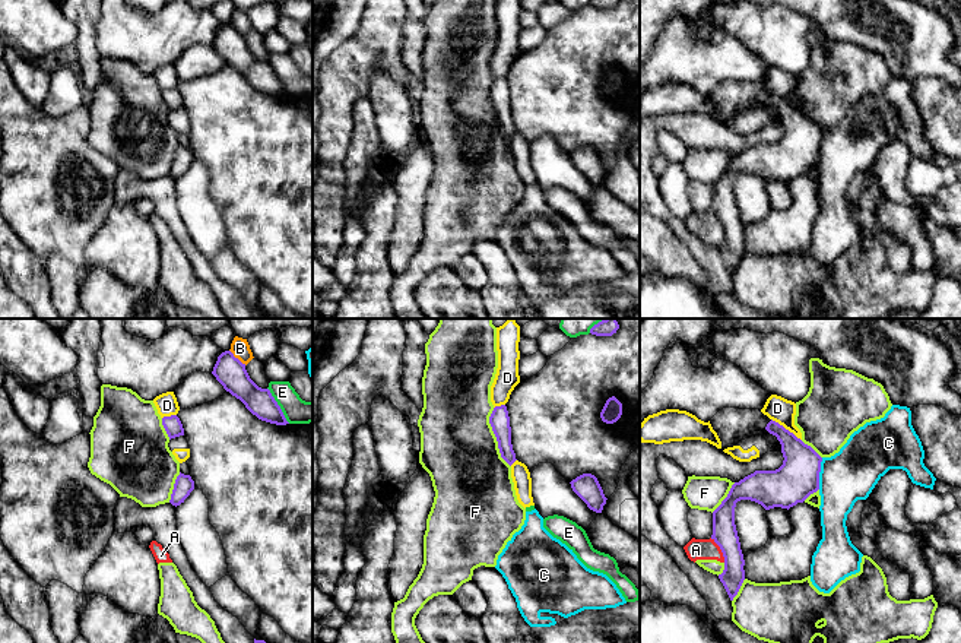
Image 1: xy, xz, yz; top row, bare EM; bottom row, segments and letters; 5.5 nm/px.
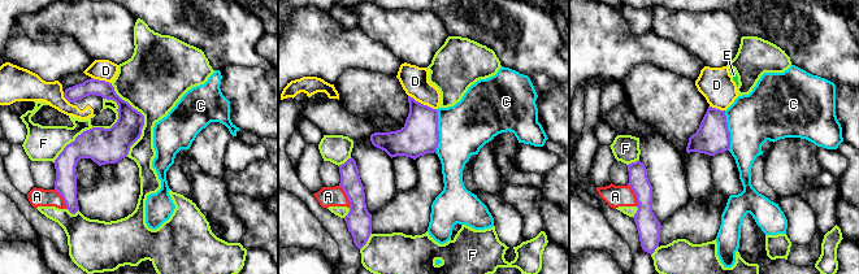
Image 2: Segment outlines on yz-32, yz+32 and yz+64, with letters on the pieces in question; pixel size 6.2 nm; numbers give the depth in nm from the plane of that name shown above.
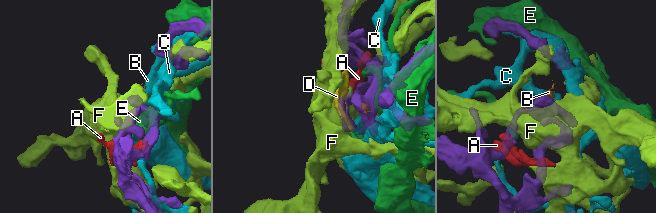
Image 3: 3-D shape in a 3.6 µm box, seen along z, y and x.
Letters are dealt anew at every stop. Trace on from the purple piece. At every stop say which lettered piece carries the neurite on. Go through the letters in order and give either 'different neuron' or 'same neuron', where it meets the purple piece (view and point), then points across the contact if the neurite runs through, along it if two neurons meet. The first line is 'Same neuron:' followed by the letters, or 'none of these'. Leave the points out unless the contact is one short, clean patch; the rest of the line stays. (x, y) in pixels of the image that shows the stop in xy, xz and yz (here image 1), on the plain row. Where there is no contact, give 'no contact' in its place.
Same neuron: none of these
A: different neuron; meets purple in yz at (720, 221)
B: different neuron; meets purple in xy at (237, 31); border along xy (230, 22), (246, 37)
C: different neuron; meets purple in yz at (818, 146)
D: different neuron; meets purple in yz at (785, 101)
E: different neuron; meets purple in xy at (278, 78)
F: different neuron; meets purple in xz at (495, 108)

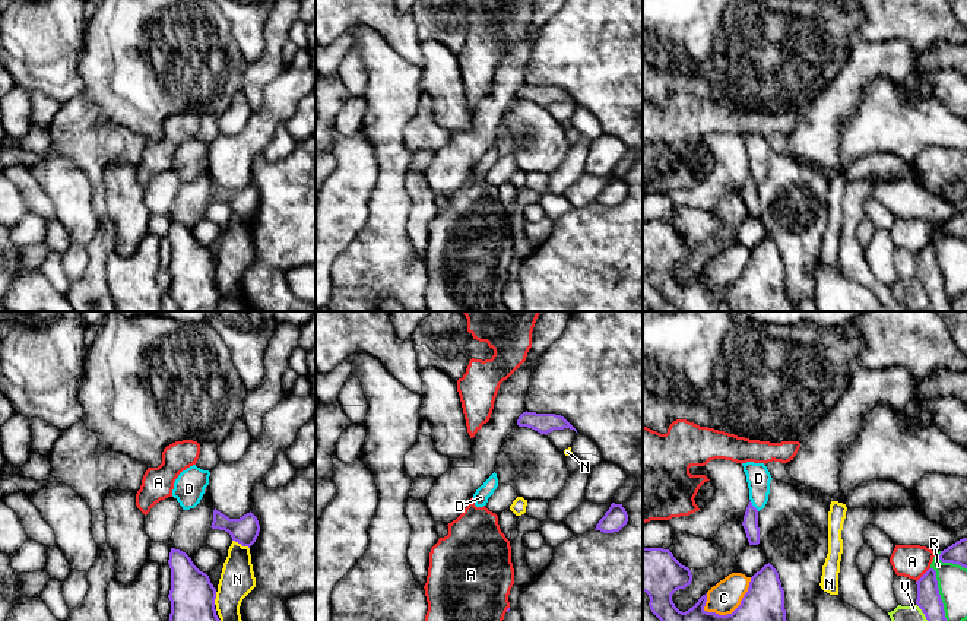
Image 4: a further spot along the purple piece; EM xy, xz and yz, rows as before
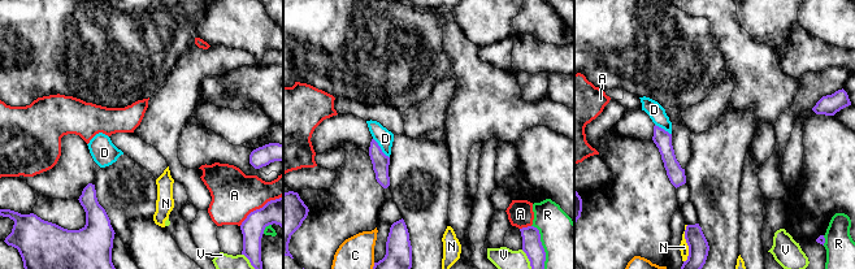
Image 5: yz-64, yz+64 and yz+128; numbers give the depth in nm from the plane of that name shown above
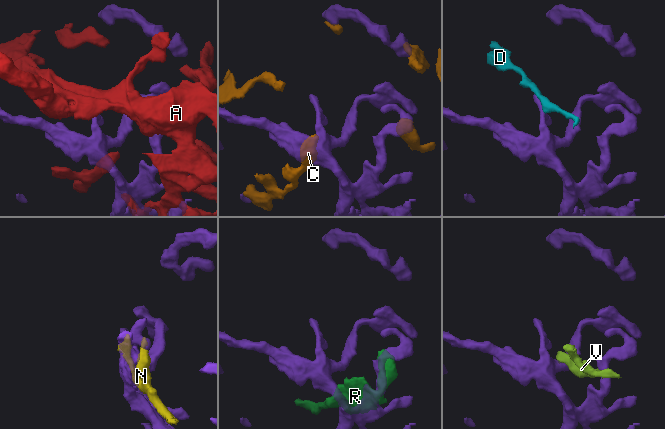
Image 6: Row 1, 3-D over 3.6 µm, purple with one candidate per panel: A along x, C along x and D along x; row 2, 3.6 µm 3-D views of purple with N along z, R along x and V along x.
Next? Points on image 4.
Same neuron: none of these
A: different neuron; meets purple in yz at (923, 247)
C: different neuron; meets purple in yz at (735, 282)
D: different neuron; meets purple in yz at (753, 178); border along yz (750, 174), (758, 183)
N: different neuron; meets purple in xy at (241, 216)
R: different neuron; meets purple in yz at (941, 272)
V: different neuron; meets purple in yz at (925, 288)

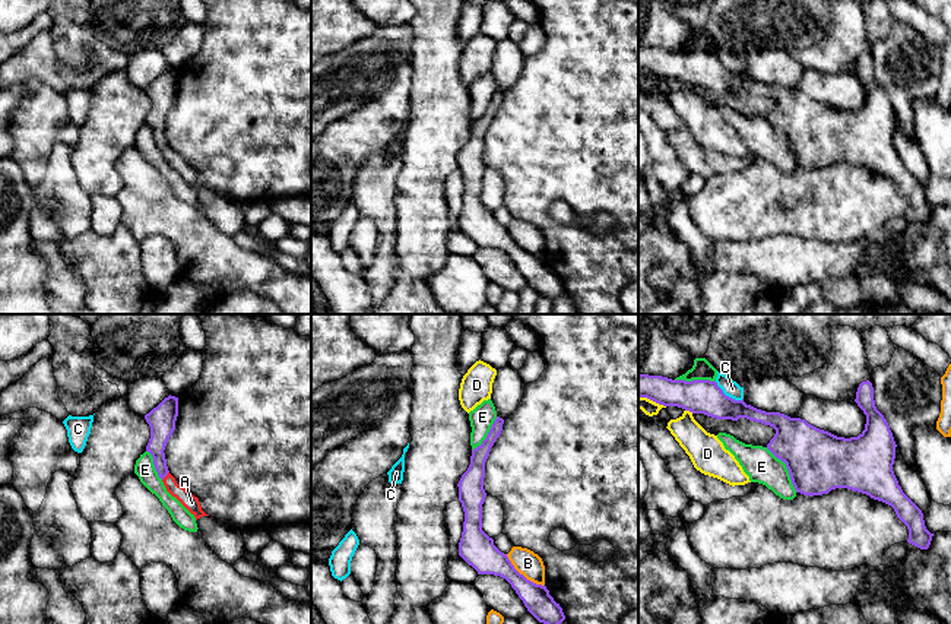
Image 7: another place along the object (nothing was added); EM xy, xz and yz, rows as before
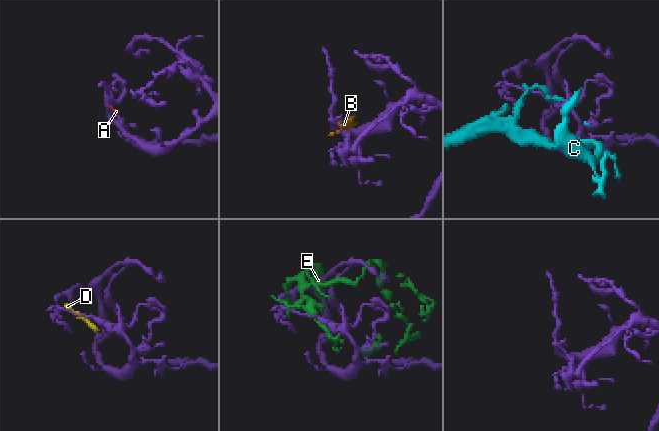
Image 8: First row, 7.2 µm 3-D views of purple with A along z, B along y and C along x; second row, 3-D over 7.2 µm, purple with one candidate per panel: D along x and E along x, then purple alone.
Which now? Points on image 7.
Same neuron: A
A: same neuron; meets purple in xy at (167, 146); runs through xy (161, 103), (159, 138), (167, 146), (168, 154), (192, 176)
B: different neuron; meets purple in xz at (522, 247)
C: different neuron; meets purple in yz at (728, 69); border along yz (715, 54), (726, 67), (742, 72)
D: different neuron; meets purple in yz at (690, 84)
E: different neuron; meets purple in yz at (786, 139)

